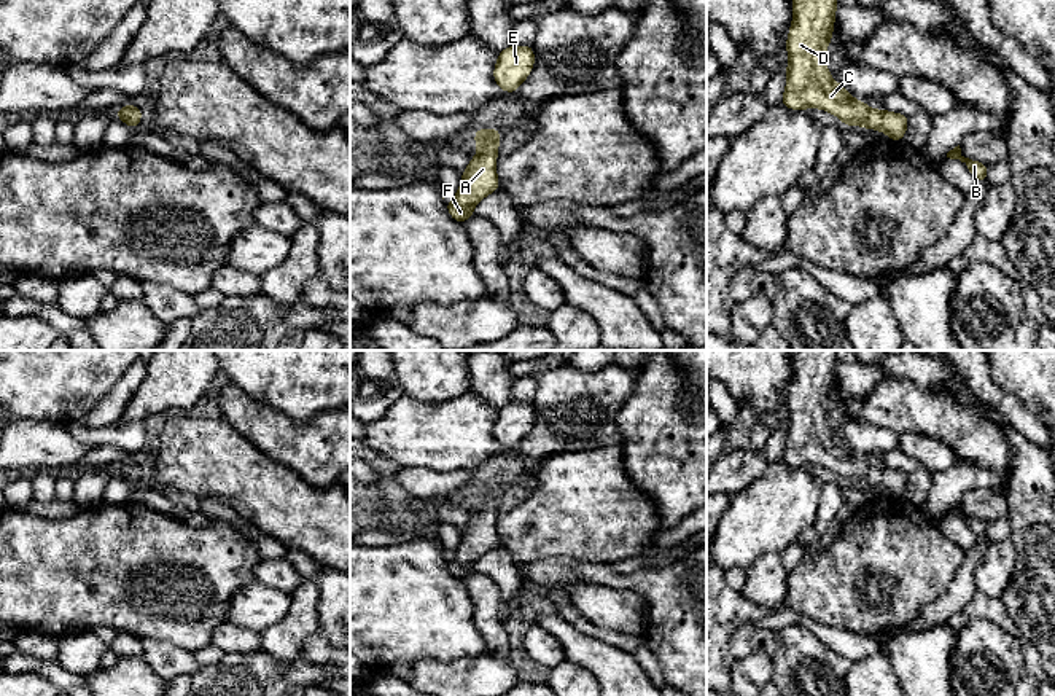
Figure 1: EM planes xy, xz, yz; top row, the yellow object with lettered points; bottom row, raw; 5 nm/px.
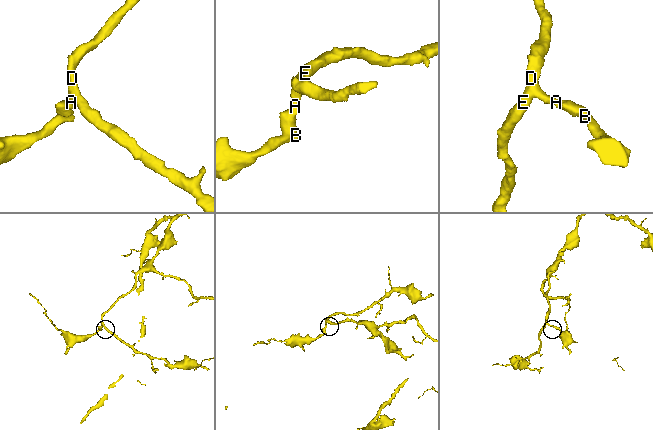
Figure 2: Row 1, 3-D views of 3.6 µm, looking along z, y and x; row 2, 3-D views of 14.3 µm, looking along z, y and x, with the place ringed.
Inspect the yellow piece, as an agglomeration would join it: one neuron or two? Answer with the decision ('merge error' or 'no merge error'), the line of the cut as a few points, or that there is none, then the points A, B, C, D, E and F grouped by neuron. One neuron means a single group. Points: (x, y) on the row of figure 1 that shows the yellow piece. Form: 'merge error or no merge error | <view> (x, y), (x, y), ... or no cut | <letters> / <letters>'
no merge error | no cut | A B C D E F

